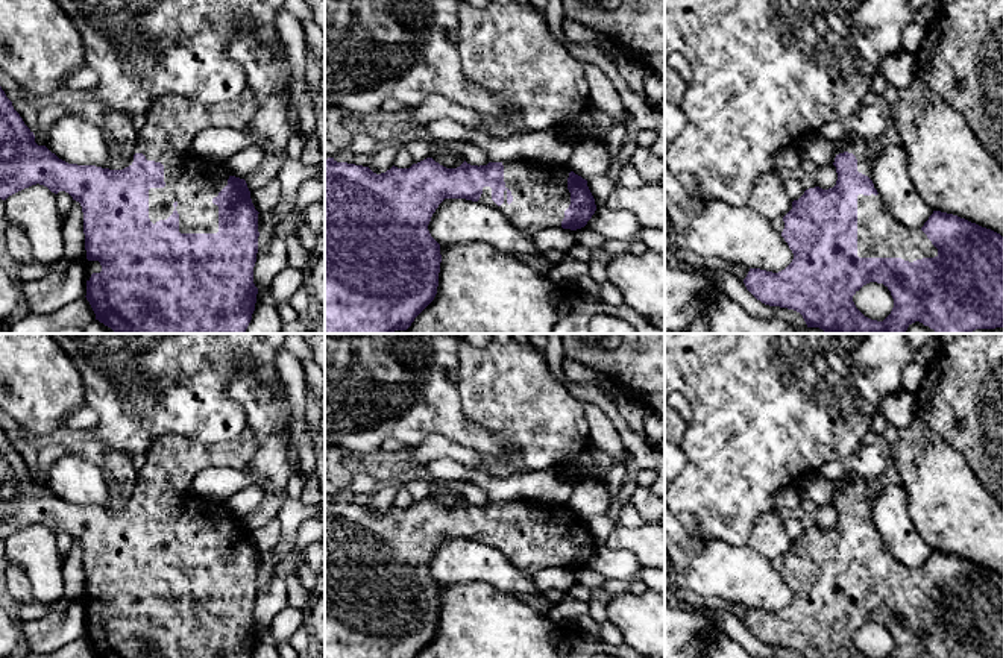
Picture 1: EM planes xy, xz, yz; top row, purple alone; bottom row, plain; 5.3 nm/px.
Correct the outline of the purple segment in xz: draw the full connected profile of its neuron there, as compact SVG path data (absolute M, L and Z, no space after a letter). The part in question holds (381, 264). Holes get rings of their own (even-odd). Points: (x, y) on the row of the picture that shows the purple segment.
M334 158L325 161L325 334L393 334L407 331L414 318L434 300L439 287L440 273L440 244L431 237L428 224L432 214L445 199L466 199L479 202L507 217L507 220L520 232L534 237L543 229L563 227L577 230L587 224L596 211L595 199L587 186L587 180L575 174L568 165L545 164L540 161L502 161L487 165L470 165L466 161L457 168L446 168L426 158L410 168L391 167L385 173L376 174L369 167L337 162Z

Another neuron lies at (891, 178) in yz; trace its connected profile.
M888 144L882 153L873 158L873 183L901 224L921 229L933 214L933 209L915 188L901 144Z

